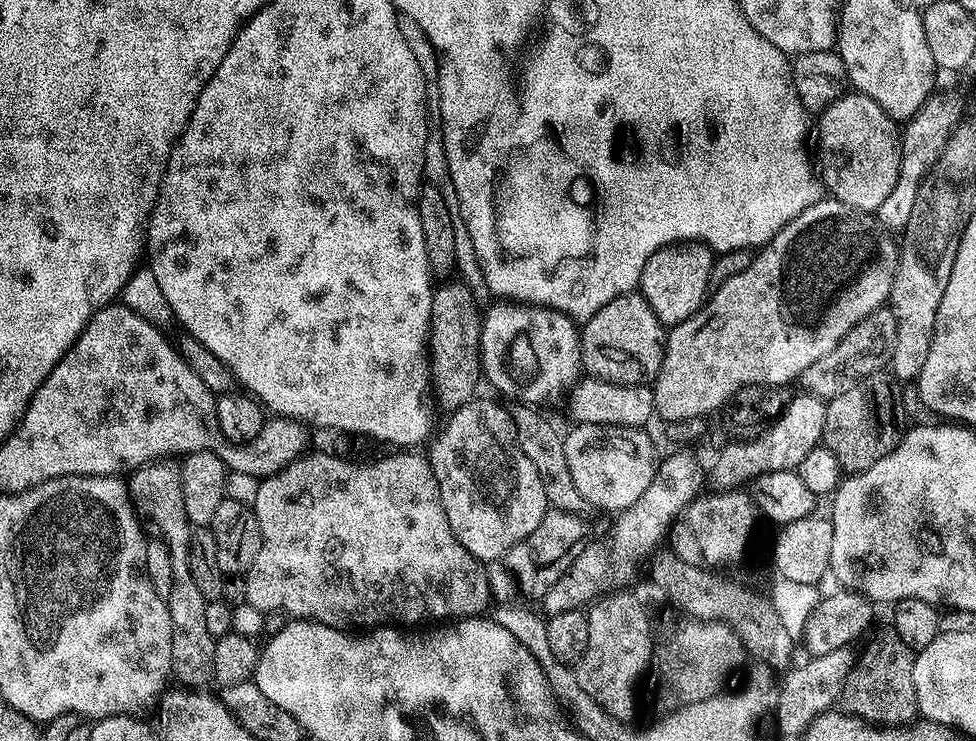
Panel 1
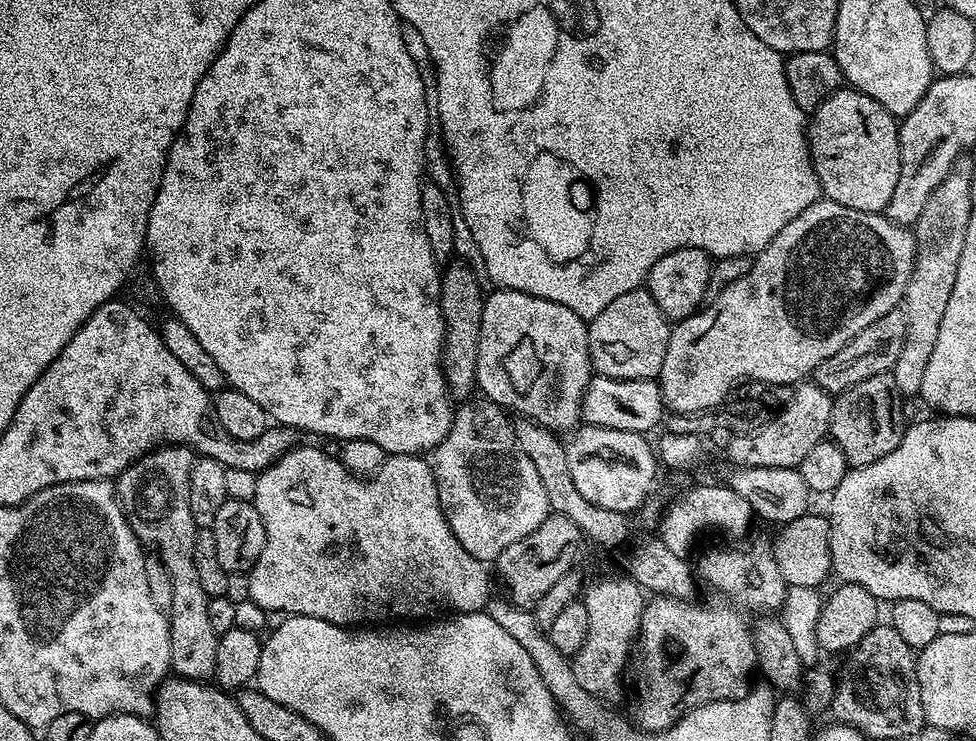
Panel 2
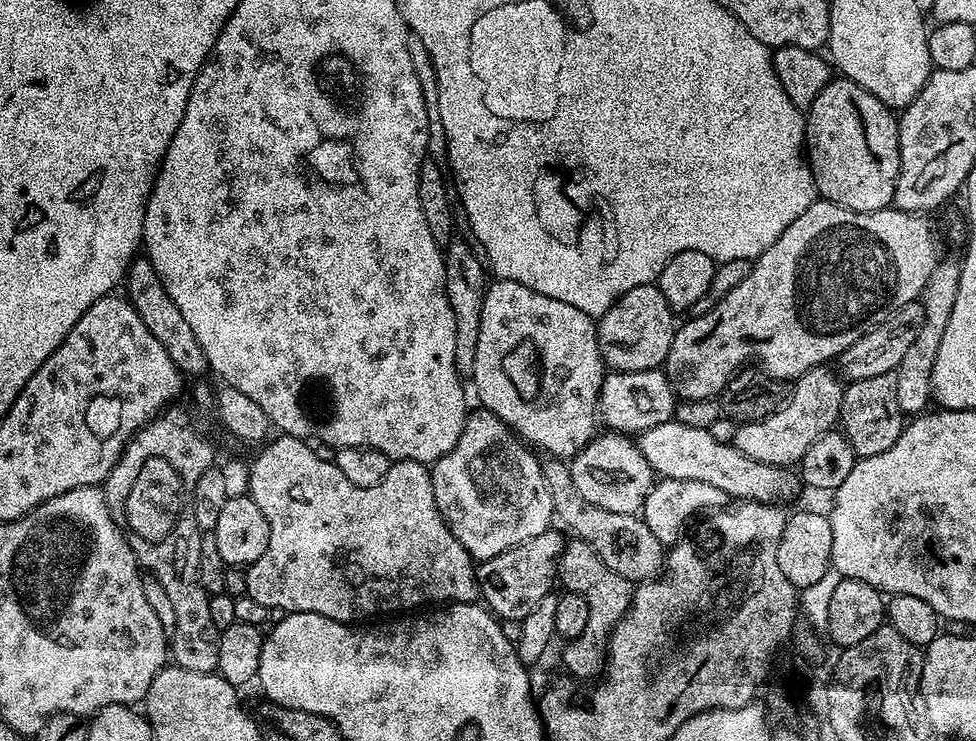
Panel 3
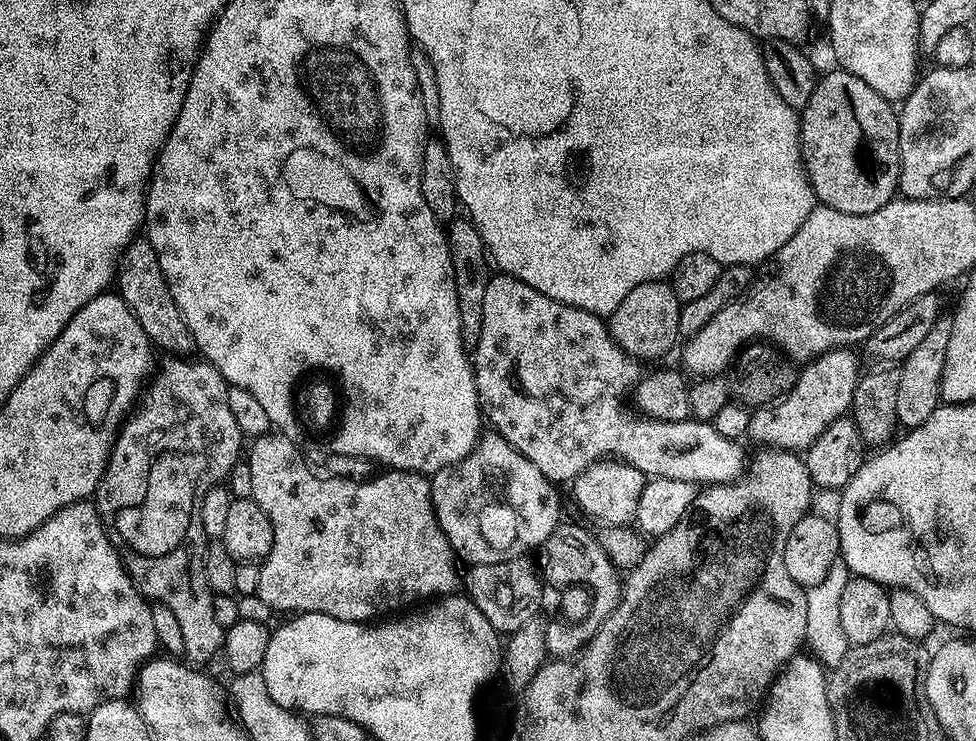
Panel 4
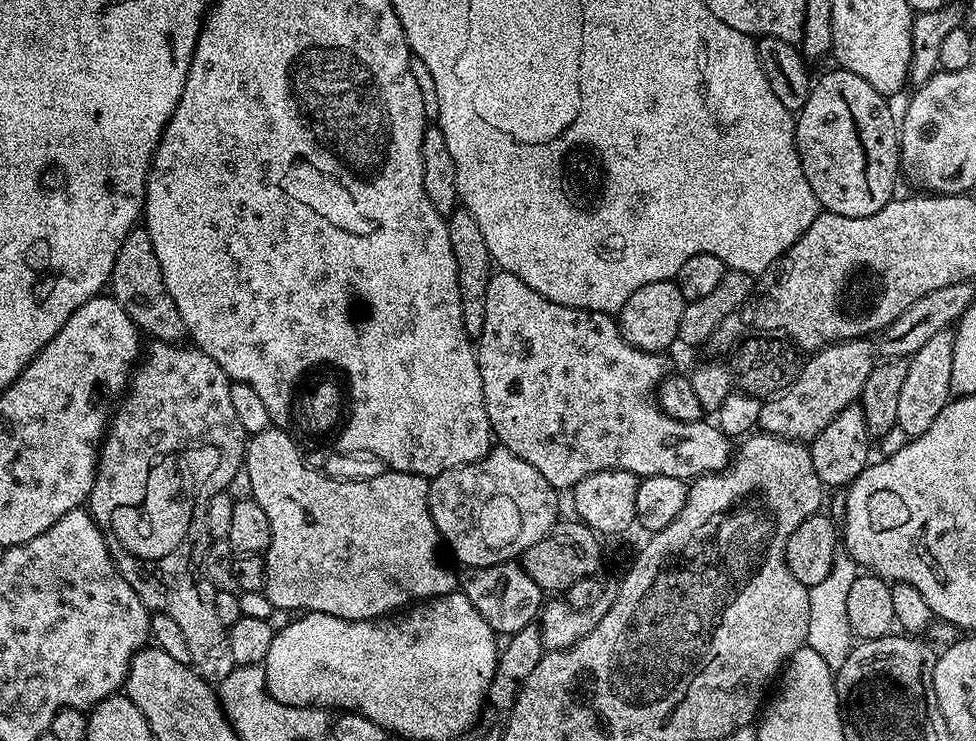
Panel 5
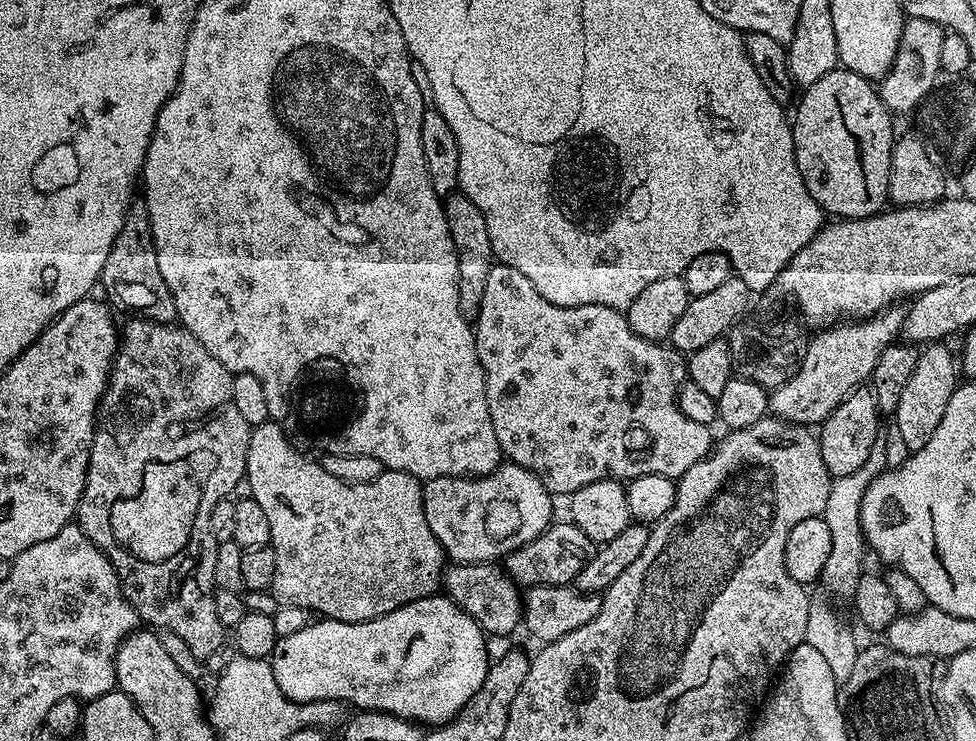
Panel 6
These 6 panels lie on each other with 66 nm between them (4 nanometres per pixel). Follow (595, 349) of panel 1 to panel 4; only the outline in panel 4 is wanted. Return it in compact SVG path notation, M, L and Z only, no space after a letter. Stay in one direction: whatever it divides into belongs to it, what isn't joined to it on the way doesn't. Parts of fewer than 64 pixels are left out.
M651 280L642 286L634 286L630 294L608 318L609 332L627 356L633 361L656 360L664 356L680 336L680 305L682 301L676 297L671 283L664 280Z

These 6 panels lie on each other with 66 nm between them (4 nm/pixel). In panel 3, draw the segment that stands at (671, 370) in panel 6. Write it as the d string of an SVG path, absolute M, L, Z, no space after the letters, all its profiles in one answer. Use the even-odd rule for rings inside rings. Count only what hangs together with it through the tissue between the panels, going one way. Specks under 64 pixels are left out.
M493 279L485 287L484 301L480 307L478 350L474 354L474 366L470 379L472 379L473 386L476 387L476 396L480 399L479 407L490 410L498 418L502 418L504 425L513 429L525 445L531 446L533 449L541 448L549 457L571 458L579 454L598 432L598 397L605 375L606 365L597 340L597 321L593 317L582 314L582 310L569 306L567 302L558 302L558 298L546 298L546 294L538 294L538 290L530 290L530 286L522 286L522 282ZM675 422L659 424L650 430L639 433L638 443L640 452L651 466L657 477L665 480L693 480L694 482L710 482L710 486L718 486L730 498L737 501L753 500L759 504L780 504L784 500L792 500L796 491L802 488L801 481L795 471L788 468L775 468L772 464L754 462L741 454L734 445L714 442L714 434L710 434L706 428L694 426L682 426Z

